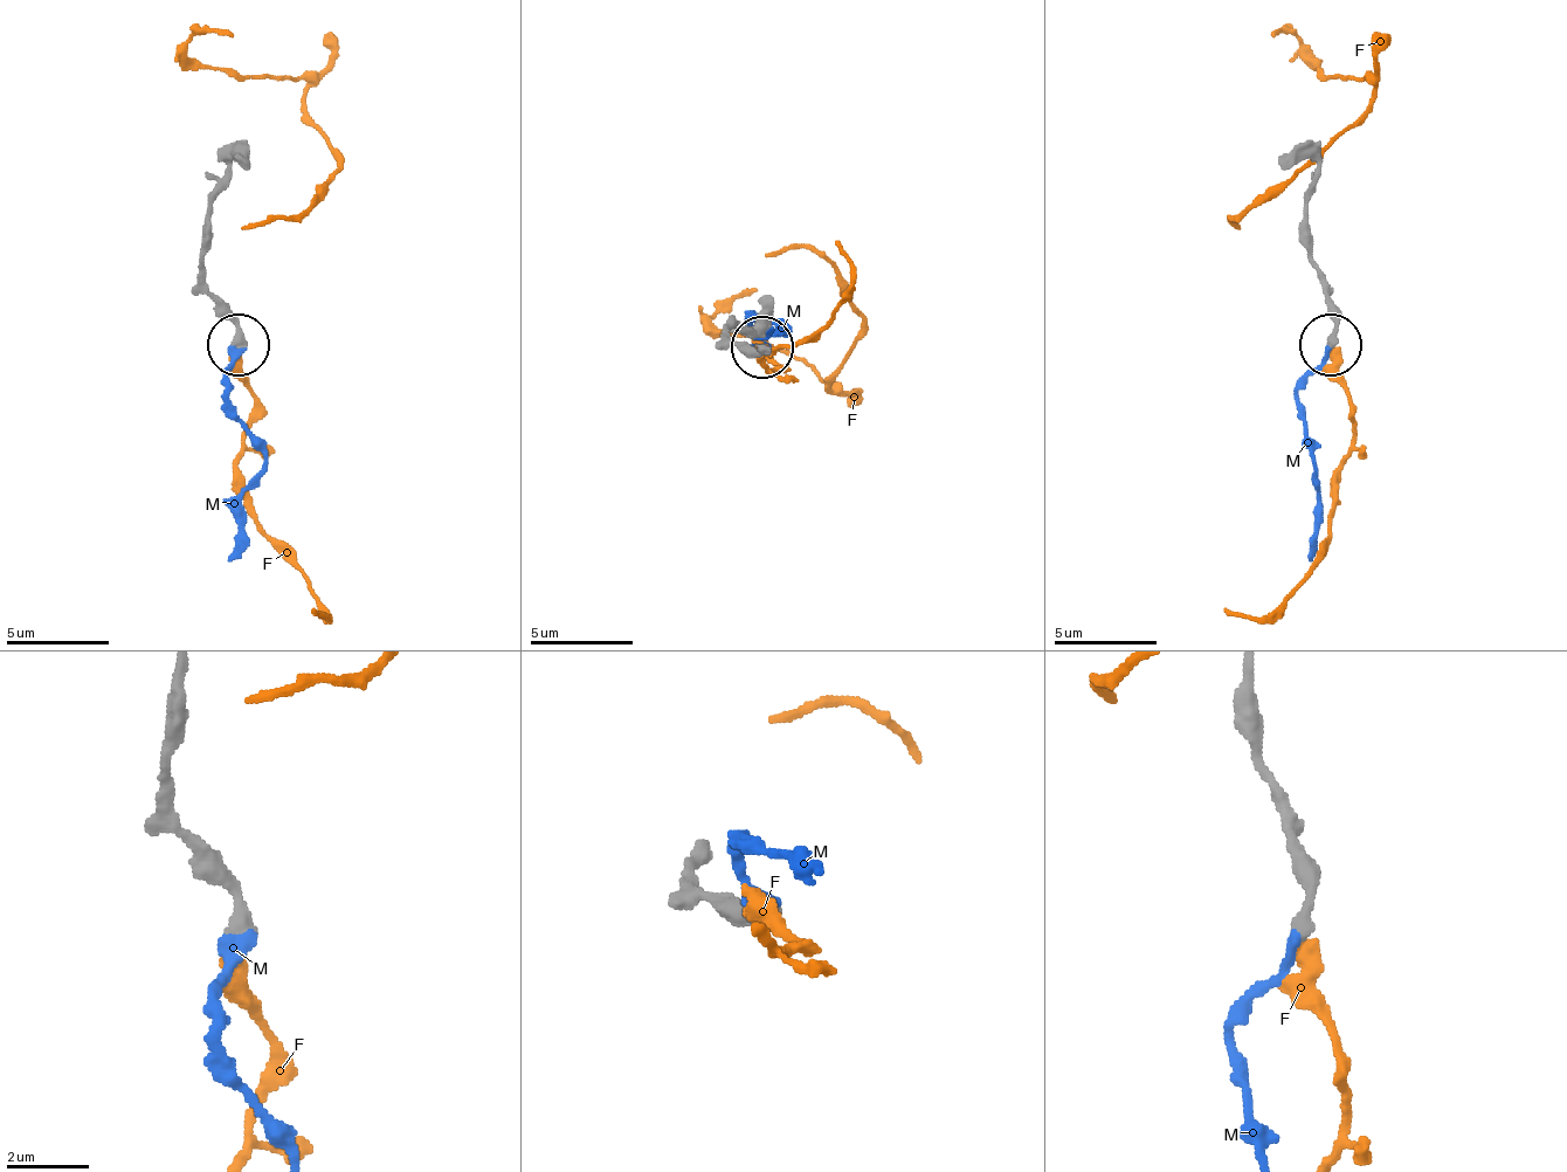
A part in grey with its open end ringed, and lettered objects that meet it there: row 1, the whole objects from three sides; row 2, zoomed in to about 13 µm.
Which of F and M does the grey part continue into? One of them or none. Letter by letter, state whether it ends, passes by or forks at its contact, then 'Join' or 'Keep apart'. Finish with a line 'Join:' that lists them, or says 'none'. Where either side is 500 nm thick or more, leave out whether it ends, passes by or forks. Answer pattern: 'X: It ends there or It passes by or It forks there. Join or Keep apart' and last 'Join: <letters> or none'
F: It ends there. Keep apart
M: It ends there. Join
Join: M

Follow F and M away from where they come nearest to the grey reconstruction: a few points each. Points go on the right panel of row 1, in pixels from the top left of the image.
F: (1334, 347), (1230, 219), (1303, 172), (1365, 110), (1375, 84), (1318, 69), (1303, 54), (1292, 33), (1272, 39)
M: (1329, 343), (1303, 379), (1298, 415), (1313, 456), (1318, 497), (1318, 550), (1309, 559)

